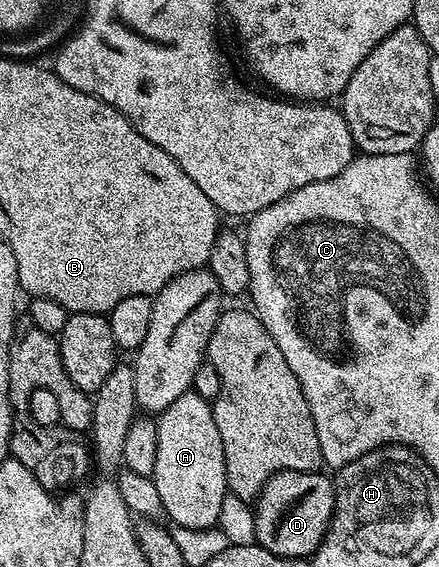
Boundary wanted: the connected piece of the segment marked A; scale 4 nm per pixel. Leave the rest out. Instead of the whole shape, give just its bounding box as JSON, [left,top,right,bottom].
[151,393,227,529]

